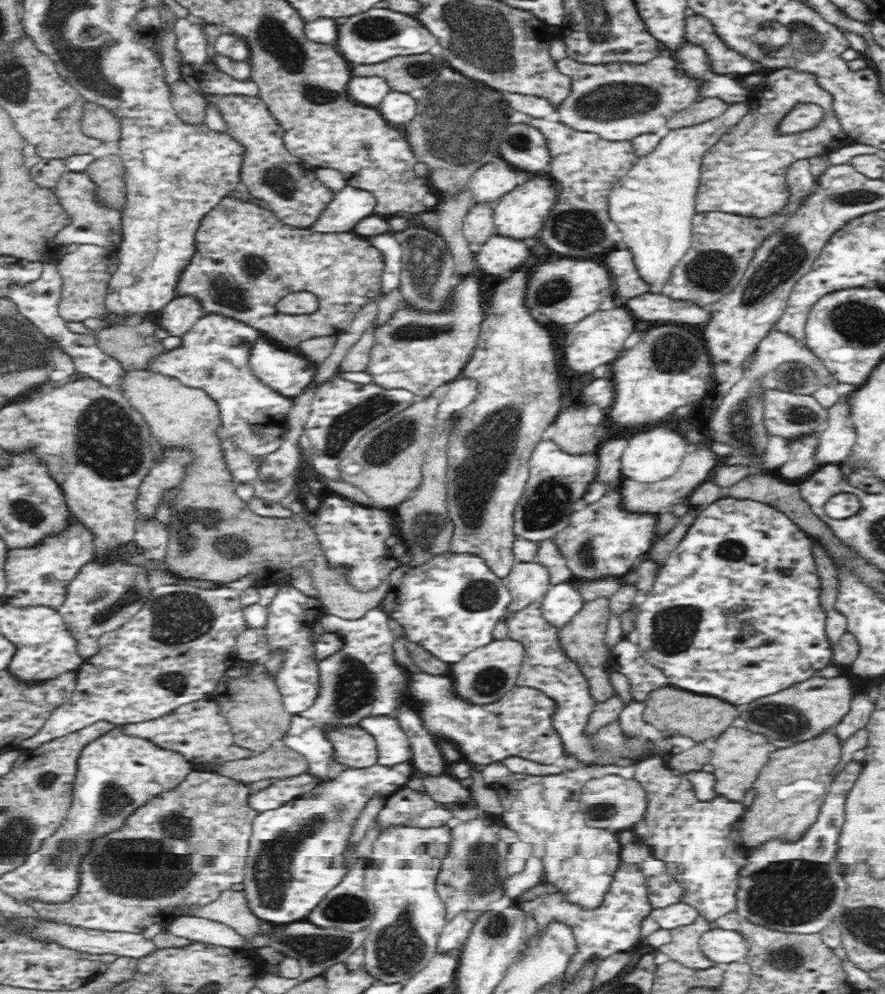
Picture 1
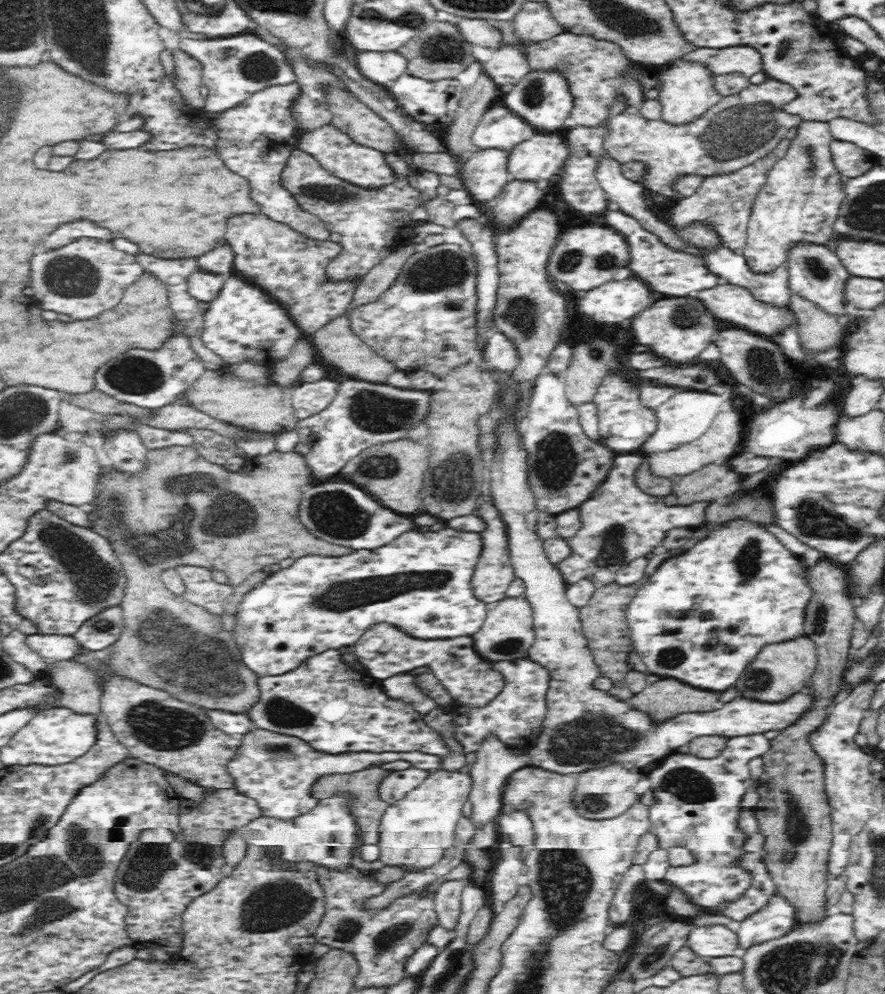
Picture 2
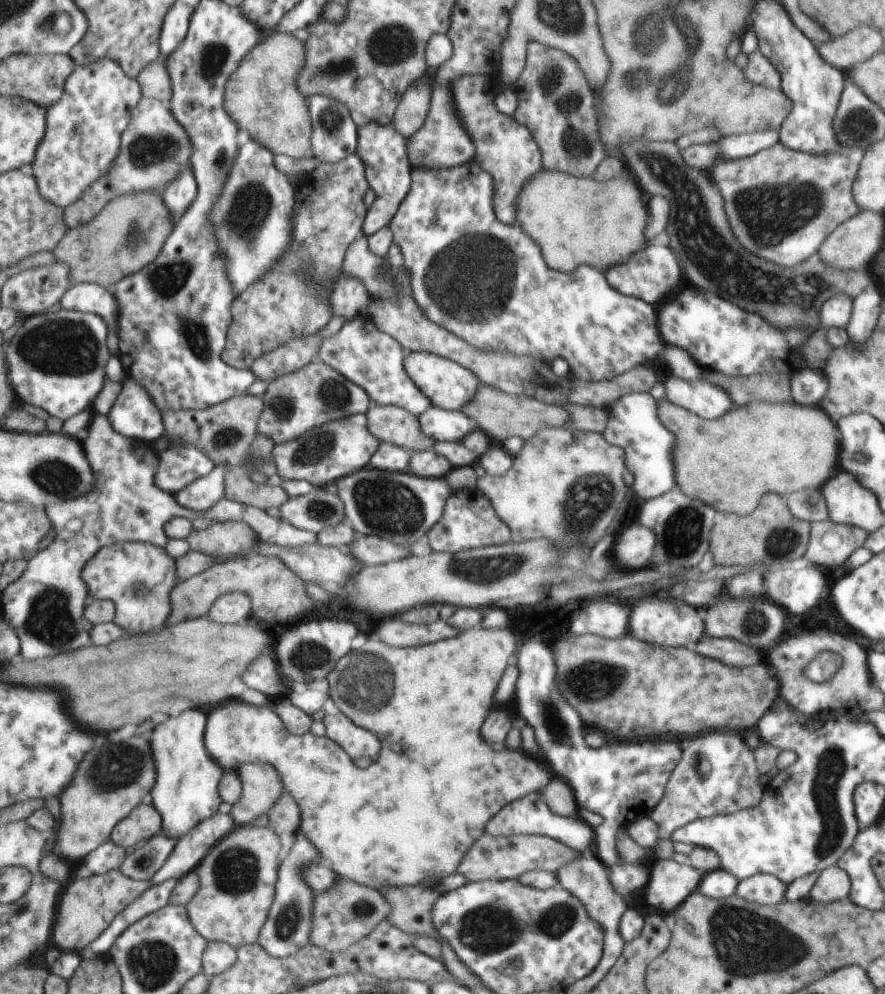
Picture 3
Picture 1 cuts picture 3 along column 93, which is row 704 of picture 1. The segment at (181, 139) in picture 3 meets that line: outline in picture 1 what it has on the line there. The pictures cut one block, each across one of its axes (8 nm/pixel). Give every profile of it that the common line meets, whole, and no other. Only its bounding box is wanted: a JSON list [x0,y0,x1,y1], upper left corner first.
[125,698,252,764]

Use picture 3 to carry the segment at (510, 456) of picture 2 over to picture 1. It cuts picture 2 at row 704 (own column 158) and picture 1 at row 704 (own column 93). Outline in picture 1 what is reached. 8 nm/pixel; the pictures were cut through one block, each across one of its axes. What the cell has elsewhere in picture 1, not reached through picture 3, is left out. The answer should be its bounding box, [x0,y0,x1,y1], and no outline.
[504,601,673,766]

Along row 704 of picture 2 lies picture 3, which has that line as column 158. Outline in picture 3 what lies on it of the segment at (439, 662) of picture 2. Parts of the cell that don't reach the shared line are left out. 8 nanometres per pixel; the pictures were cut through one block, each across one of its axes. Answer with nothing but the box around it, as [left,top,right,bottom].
[155,447,217,494]

